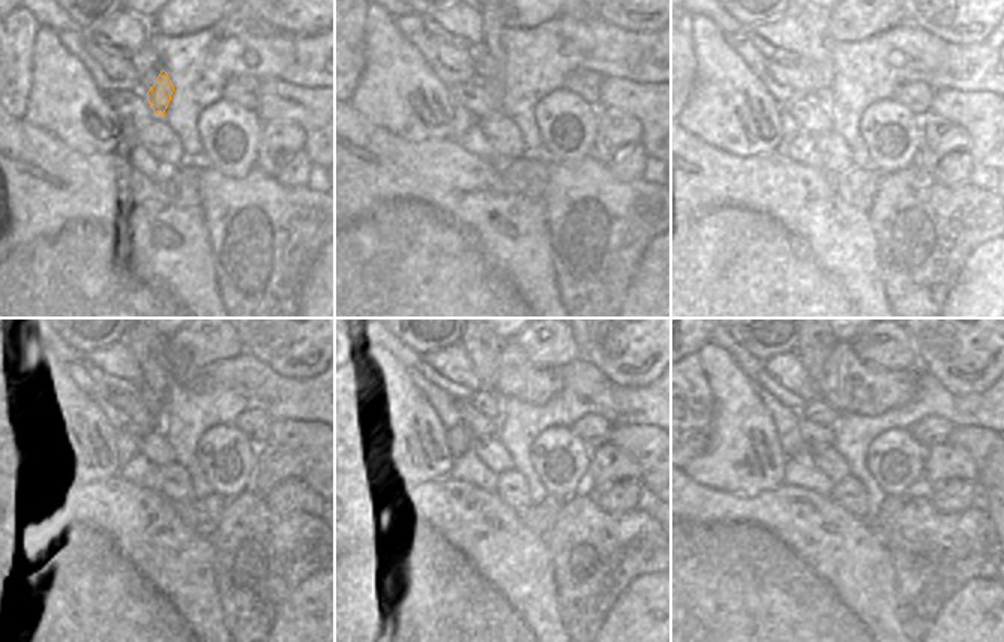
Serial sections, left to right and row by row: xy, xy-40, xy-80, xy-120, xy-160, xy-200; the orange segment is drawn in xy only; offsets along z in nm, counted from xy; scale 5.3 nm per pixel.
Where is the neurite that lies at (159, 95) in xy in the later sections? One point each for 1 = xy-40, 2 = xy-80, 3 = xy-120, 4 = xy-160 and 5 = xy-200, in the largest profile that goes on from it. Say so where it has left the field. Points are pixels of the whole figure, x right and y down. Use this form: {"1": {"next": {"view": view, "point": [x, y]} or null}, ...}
{"1": {"next": {"view": "xy-40", "point": [494, 90]}}, "2": {"next": {"view": "xy-80", "point": [827, 90]}}, "3": {"next": {"view": "xy-120", "point": [152, 401]}}, "4": {"next": {"view": "xy-160", "point": [488, 402]}}, "5": {"next": {"view": "xy-200", "point": [817, 410]}}}

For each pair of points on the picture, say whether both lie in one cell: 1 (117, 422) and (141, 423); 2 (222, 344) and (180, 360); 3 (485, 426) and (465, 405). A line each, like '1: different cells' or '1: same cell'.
1: different cells
2: same cell
3: same cell

